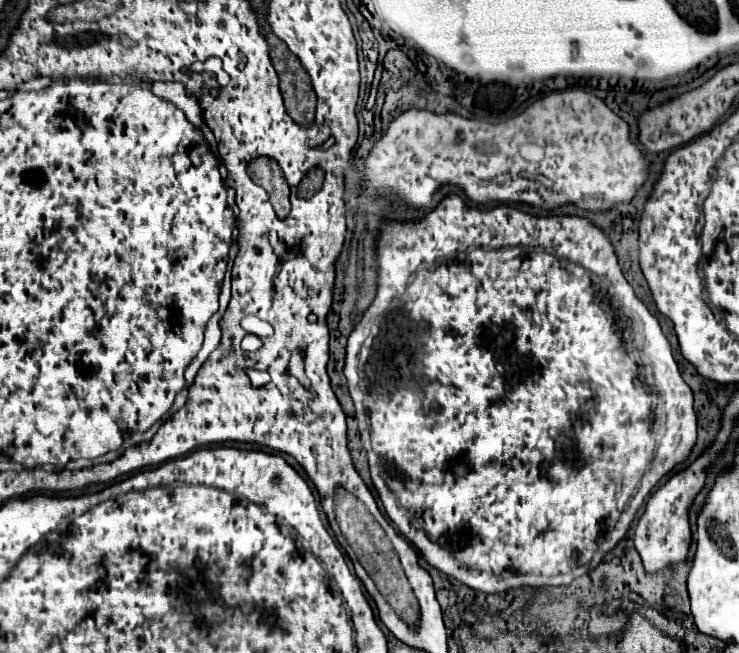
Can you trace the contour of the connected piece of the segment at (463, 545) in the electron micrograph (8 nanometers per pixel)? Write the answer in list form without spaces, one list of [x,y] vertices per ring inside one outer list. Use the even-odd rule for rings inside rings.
[[[447,196],[447,198],[445,198],[445,200],[443,200],[443,202],[441,202],[441,204],[439,204],[439,206],[437,206],[437,208],[435,208],[435,210],[433,210],[433,212],[429,212],[429,214],[427,214],[427,216],[425,216],[425,218],[423,218],[423,220],[421,220],[421,222],[417,222],[417,224],[415,224],[415,226],[413,226],[413,228],[411,228],[411,224],[399,224],[399,222],[387,222],[387,224],[383,224],[383,232],[381,232],[381,238],[379,238],[379,242],[377,242],[377,264],[379,264],[379,288],[377,288],[377,300],[374,300],[374,302],[373,302],[373,304],[372,304],[372,305],[371,305],[371,306],[370,306],[370,307],[369,307],[369,308],[368,308],[368,309],[367,309],[367,310],[366,310],[366,311],[365,311],[365,312],[364,312],[364,313],[363,313],[363,320],[361,320],[361,322],[359,322],[359,326],[357,326],[357,328],[355,328],[355,330],[353,330],[353,332],[351,332],[351,336],[349,336],[349,342],[347,342],[347,360],[345,360],[345,376],[347,376],[347,374],[359,374],[359,382],[360,382],[360,381],[361,381],[361,390],[363,390],[363,392],[365,392],[365,406],[367,406],[367,410],[369,410],[369,432],[371,432],[371,444],[373,444],[373,450],[375,450],[375,452],[377,452],[377,456],[379,456],[379,468],[381,468],[381,476],[383,476],[383,480],[385,480],[385,482],[387,482],[387,486],[389,486],[389,488],[391,488],[391,490],[387,490],[387,492],[389,492],[389,496],[391,496],[391,498],[381,498],[381,502],[383,502],[383,506],[385,506],[385,510],[387,510],[387,512],[389,512],[389,502],[391,502],[391,500],[393,500],[393,502],[395,502],[395,506],[399,506],[399,502],[401,502],[401,506],[403,506],[403,508],[407,508],[407,510],[409,510],[409,512],[411,512],[411,514],[413,514],[413,520],[415,520],[415,522],[419,522],[419,524],[417,524],[417,526],[419,526],[419,528],[423,528],[423,530],[425,530],[425,532],[423,532],[423,530],[419,530],[419,528],[417,528],[417,532],[415,532],[415,526],[411,526],[411,516],[407,516],[407,512],[403,512],[403,508],[397,508],[397,510],[395,510],[395,512],[397,512],[397,518],[399,518],[399,520],[401,520],[401,518],[403,518],[403,522],[401,522],[401,524],[399,524],[399,526],[397,526],[397,528],[399,528],[399,530],[401,530],[401,534],[403,534],[403,536],[405,536],[405,538],[407,538],[407,540],[409,540],[409,542],[413,542],[413,544],[415,544],[415,546],[417,546],[417,550],[419,550],[419,552],[421,552],[421,554],[423,554],[423,558],[425,558],[425,560],[427,560],[427,562],[429,562],[429,564],[431,564],[431,566],[437,566],[437,568],[439,568],[439,570],[449,570],[449,565],[447,565],[447,556],[451,556],[451,552],[455,552],[455,556],[451,556],[451,560],[457,560],[457,562],[459,562],[459,564],[463,564],[463,566],[467,566],[467,568],[473,568],[473,570],[479,570],[479,572],[481,572],[481,570],[487,570],[487,572],[485,572],[485,574],[483,574],[483,578],[475,578],[475,576],[467,576],[467,572],[471,572],[471,570],[468,570],[468,569],[467,569],[467,568],[466,568],[466,567],[463,567],[463,566],[461,566],[461,572],[459,572],[459,574],[447,574],[447,575],[449,575],[449,576],[451,576],[451,577],[453,577],[453,578],[455,578],[455,579],[457,579],[457,580],[459,580],[459,581],[460,581],[460,582],[461,582],[461,583],[463,583],[463,584],[465,584],[465,585],[467,585],[467,586],[469,586],[469,587],[470,587],[470,588],[473,588],[473,589],[474,589],[474,590],[477,590],[477,591],[481,591],[481,592],[485,592],[485,593],[487,593],[487,594],[495,594],[495,593],[499,593],[499,592],[504,592],[504,591],[506,591],[506,590],[507,590],[507,588],[517,588],[517,586],[521,586],[521,584],[527,584],[527,576],[531,576],[531,574],[535,574],[535,576],[541,576],[541,578],[557,578],[557,576],[561,576],[561,578],[563,578],[563,580],[569,580],[569,582],[571,582],[571,580],[573,580],[573,578],[577,578],[577,576],[581,576],[581,574],[585,574],[585,572],[587,572],[587,570],[589,570],[589,568],[590,568],[590,569],[594,569],[594,568],[595,568],[595,567],[597,567],[597,565],[598,565],[598,564],[599,564],[599,563],[600,563],[600,562],[601,562],[601,560],[603,560],[603,558],[604,558],[604,557],[605,557],[605,555],[606,555],[606,554],[607,554],[607,553],[608,553],[608,552],[609,552],[609,550],[611,550],[611,548],[613,548],[613,546],[615,546],[615,544],[617,544],[617,542],[619,542],[619,540],[621,540],[621,538],[623,538],[623,534],[625,534],[625,532],[627,532],[627,528],[629,528],[629,526],[630,526],[630,527],[631,527],[631,525],[632,525],[632,523],[633,523],[633,522],[634,522],[634,521],[635,521],[635,519],[636,519],[636,517],[637,517],[637,513],[638,513],[638,510],[639,510],[639,506],[642,506],[642,505],[644,505],[644,504],[645,504],[645,501],[647,501],[647,499],[648,499],[648,498],[649,498],[649,496],[650,496],[650,494],[651,494],[651,488],[653,488],[653,486],[654,486],[654,488],[655,488],[655,487],[656,487],[656,485],[657,485],[657,480],[659,480],[659,478],[661,478],[661,476],[663,476],[663,474],[667,474],[667,472],[669,472],[669,470],[671,470],[671,468],[673,468],[673,466],[675,466],[675,464],[679,464],[679,462],[683,462],[683,460],[685,460],[685,458],[687,458],[687,456],[689,456],[689,452],[691,452],[691,448],[693,448],[693,446],[695,446],[695,438],[697,438],[697,416],[695,416],[695,410],[693,410],[693,394],[691,394],[691,388],[689,388],[689,386],[687,386],[687,384],[685,384],[685,382],[683,382],[683,378],[681,378],[681,374],[679,374],[679,370],[677,370],[677,362],[675,362],[675,358],[673,358],[673,354],[671,354],[671,346],[669,346],[669,342],[667,342],[667,338],[665,338],[665,334],[663,334],[663,332],[661,332],[661,326],[659,326],[659,322],[657,322],[657,318],[655,318],[655,316],[653,316],[653,314],[651,314],[651,312],[649,312],[649,314],[647,314],[647,308],[645,308],[645,306],[643,306],[643,304],[641,304],[641,302],[639,302],[639,300],[637,300],[637,296],[635,296],[635,292],[633,292],[633,288],[631,288],[631,286],[629,286],[629,282],[627,282],[627,280],[625,280],[625,276],[623,276],[623,272],[621,272],[621,268],[619,268],[619,262],[617,262],[617,258],[615,258],[615,254],[613,254],[613,246],[611,246],[611,242],[609,242],[609,238],[607,238],[607,236],[605,236],[605,234],[603,234],[603,232],[601,232],[601,230],[599,230],[599,228],[597,228],[597,226],[593,226],[593,224],[591,224],[591,222],[587,222],[587,220],[585,220],[585,218],[575,218],[575,216],[531,216],[531,214],[525,214],[525,212],[521,212],[521,210],[517,210],[517,208],[509,208],[509,206],[497,206],[497,208],[493,208],[493,210],[477,210],[477,208],[471,208],[471,206],[467,206],[467,204],[465,204],[465,202],[463,202],[463,200],[461,200],[461,198],[459,198],[459,196]],[[591,280],[593,280],[593,284],[603,284],[603,288],[607,288],[607,300],[615,300],[615,304],[611,304],[611,308],[609,308],[609,310],[607,310],[607,308],[605,308],[605,306],[603,306],[603,304],[601,304],[601,298],[599,298],[599,294],[597,294],[597,292],[595,292],[595,288],[593,288],[593,284],[591,284]],[[377,304],[387,304],[387,306],[385,306],[385,308],[383,308],[383,310],[379,310],[379,309],[380,309],[380,306],[379,306],[379,305],[377,305]],[[378,312],[379,312],[379,316],[385,316],[385,320],[381,320],[381,321],[377,321],[377,316],[376,316],[376,314],[377,314],[377,313],[378,313]],[[617,324],[619,324],[619,328],[627,328],[627,344],[625,344],[625,338],[623,338],[623,336],[621,336],[621,334],[619,334],[619,330],[617,330]],[[373,342],[377,342],[377,352],[371,352],[371,351],[372,351],[372,346],[373,346]],[[659,412],[665,412],[665,426],[667,426],[667,428],[665,428],[665,434],[663,434],[663,428],[661,428],[661,420],[663,420],[663,418],[661,418],[661,416],[659,416]]]

